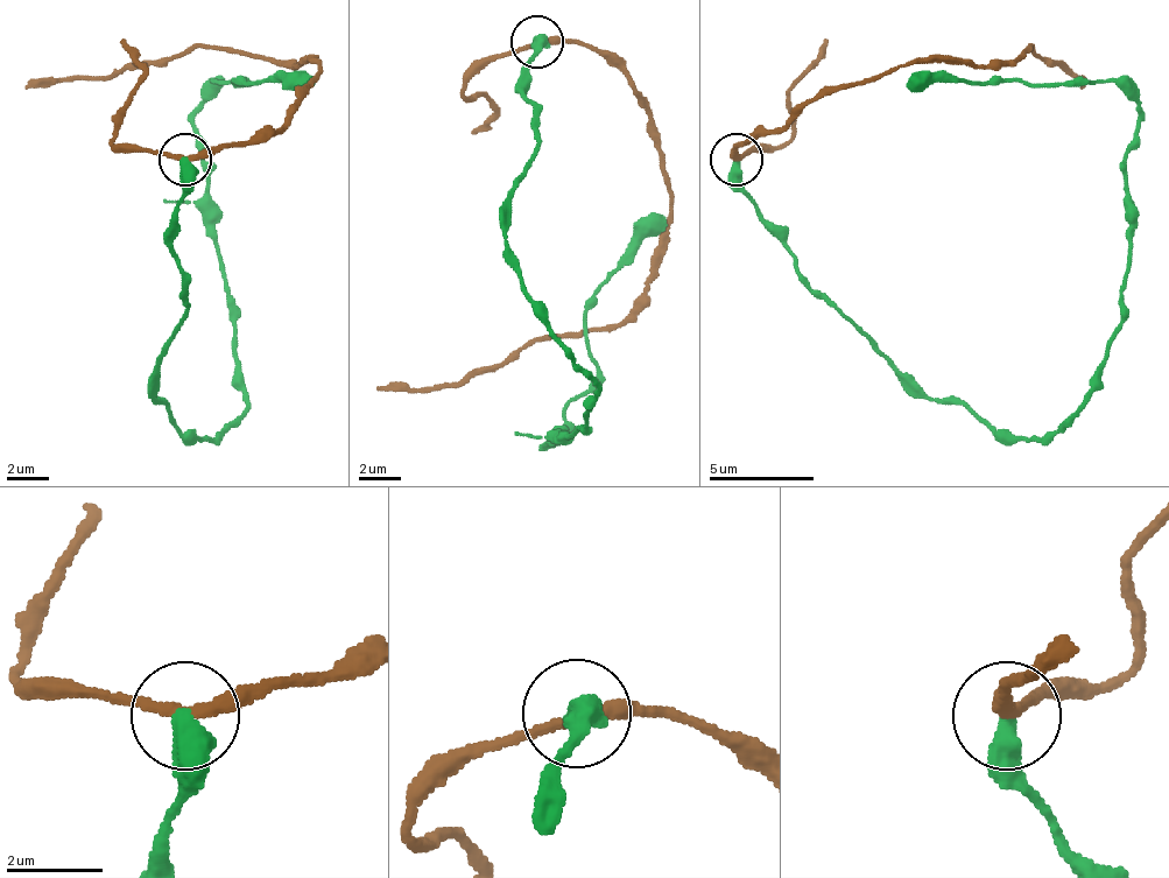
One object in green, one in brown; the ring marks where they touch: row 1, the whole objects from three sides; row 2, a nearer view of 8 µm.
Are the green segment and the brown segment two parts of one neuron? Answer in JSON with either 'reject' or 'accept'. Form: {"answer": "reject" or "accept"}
{"answer": "reject"}

